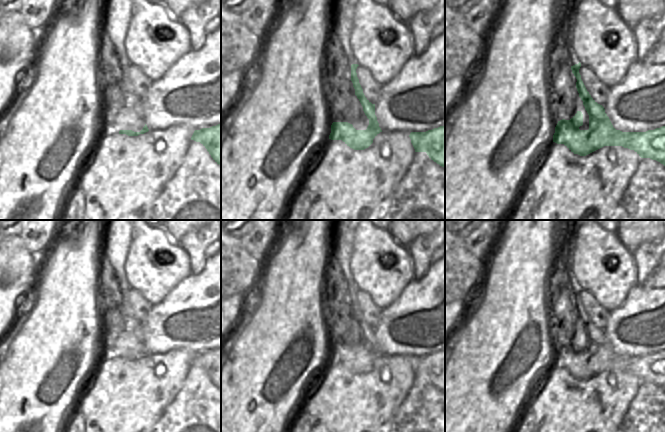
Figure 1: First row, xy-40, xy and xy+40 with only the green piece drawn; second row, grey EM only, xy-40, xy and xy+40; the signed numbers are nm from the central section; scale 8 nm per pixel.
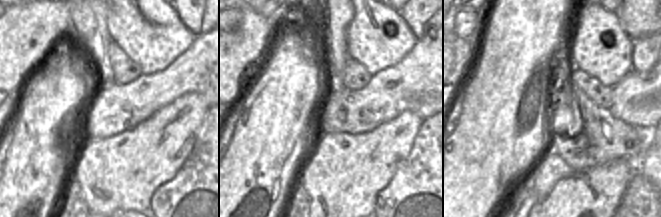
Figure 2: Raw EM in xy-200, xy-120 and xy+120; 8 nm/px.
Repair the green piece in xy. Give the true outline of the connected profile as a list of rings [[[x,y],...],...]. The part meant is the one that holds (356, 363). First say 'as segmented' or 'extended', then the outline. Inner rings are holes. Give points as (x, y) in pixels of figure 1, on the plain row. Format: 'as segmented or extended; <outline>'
extended; [[[337,220],[337,233],[335,235],[335,247],[333,249],[333,267],[339,273],[344,288],[334,291],[327,303],[329,339],[333,343],[329,363],[342,364],[354,374],[368,372],[373,367],[373,363],[382,356],[375,339],[375,328],[372,328],[365,321],[359,307],[356,297],[359,289],[351,275],[351,269],[349,267],[353,253],[355,229],[360,222],[361,220]]]

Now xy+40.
extended; [[[567,270],[568,288],[556,289],[551,301],[551,319],[562,330],[562,344],[558,345],[553,359],[553,366],[564,368],[571,376],[586,380],[604,370],[622,370],[634,374],[641,382],[656,384],[665,390],[665,350],[646,356],[622,356],[616,354],[602,329],[598,328],[587,315],[579,297],[581,287],[571,270]]]

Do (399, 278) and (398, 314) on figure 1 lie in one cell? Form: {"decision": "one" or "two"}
{"decision": "two"}

